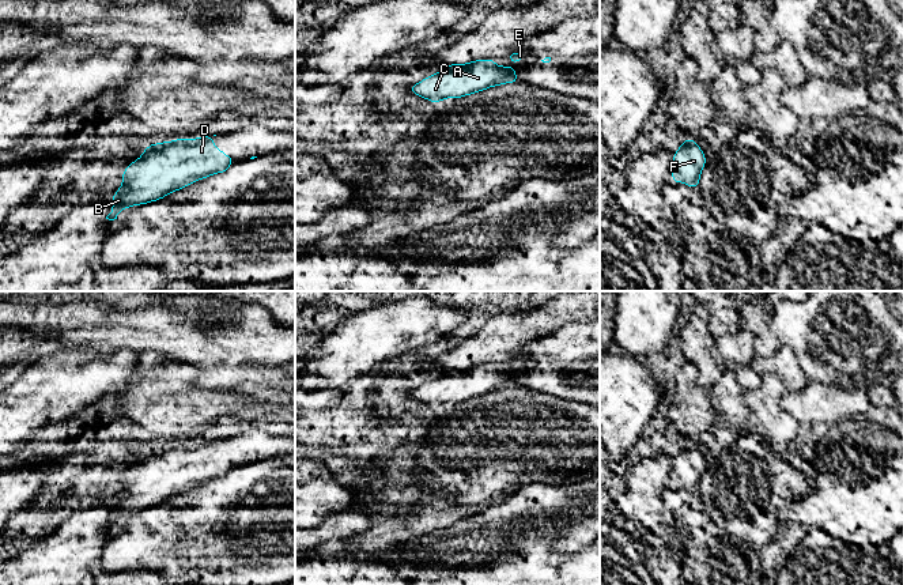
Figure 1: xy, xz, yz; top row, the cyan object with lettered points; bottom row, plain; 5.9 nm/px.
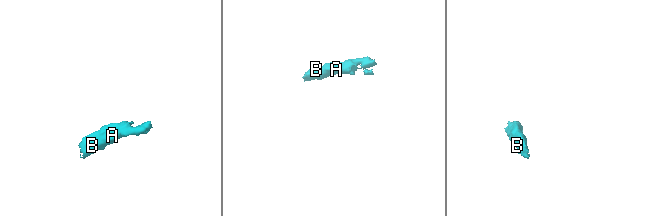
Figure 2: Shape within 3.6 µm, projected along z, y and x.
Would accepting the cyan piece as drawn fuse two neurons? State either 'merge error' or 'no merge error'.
no merge error

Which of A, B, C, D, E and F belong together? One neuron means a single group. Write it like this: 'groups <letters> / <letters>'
groups A B C D E F

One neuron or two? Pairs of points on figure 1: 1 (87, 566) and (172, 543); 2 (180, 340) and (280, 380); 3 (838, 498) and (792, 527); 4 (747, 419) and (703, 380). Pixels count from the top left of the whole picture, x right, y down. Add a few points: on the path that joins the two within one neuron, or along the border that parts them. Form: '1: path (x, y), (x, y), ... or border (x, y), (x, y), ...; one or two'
1: border (109, 531), (109, 539), (102, 551), (104, 570); two
2: path (204, 340), (242, 346), (256, 359); one
3: border (796, 519), (805, 528); two
4: border (725, 369), (710, 391); two

